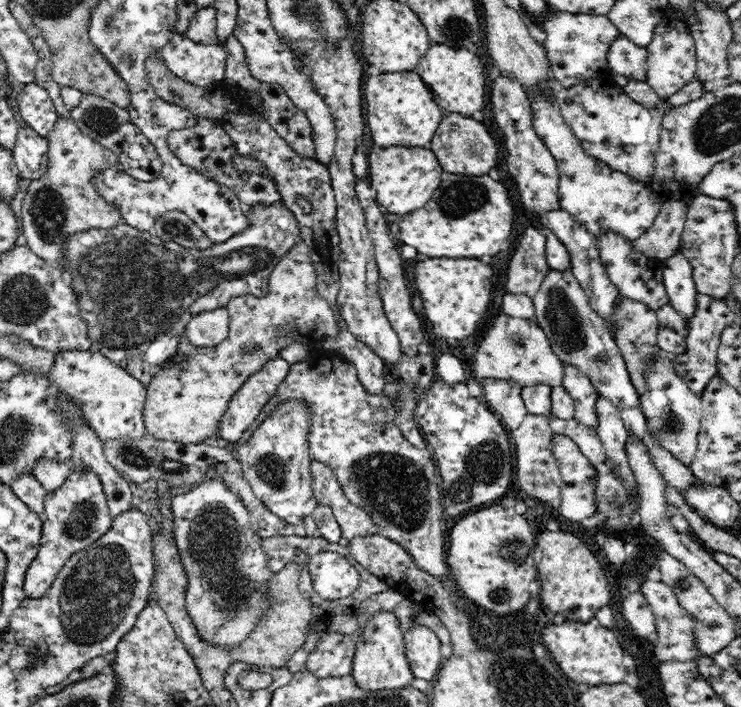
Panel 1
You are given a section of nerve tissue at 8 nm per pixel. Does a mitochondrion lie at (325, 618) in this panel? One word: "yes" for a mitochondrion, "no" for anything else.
no

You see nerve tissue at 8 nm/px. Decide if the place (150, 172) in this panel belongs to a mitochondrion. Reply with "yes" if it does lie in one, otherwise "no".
no

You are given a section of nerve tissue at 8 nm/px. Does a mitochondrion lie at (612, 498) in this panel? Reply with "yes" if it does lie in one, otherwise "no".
yes

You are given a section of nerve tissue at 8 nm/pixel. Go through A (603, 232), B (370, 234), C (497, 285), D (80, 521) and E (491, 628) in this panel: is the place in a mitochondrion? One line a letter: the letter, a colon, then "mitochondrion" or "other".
A: other
B: other
C: other
D: mitochondrion
E: mitochondrion

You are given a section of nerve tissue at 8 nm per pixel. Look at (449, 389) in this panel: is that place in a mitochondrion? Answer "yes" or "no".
no

